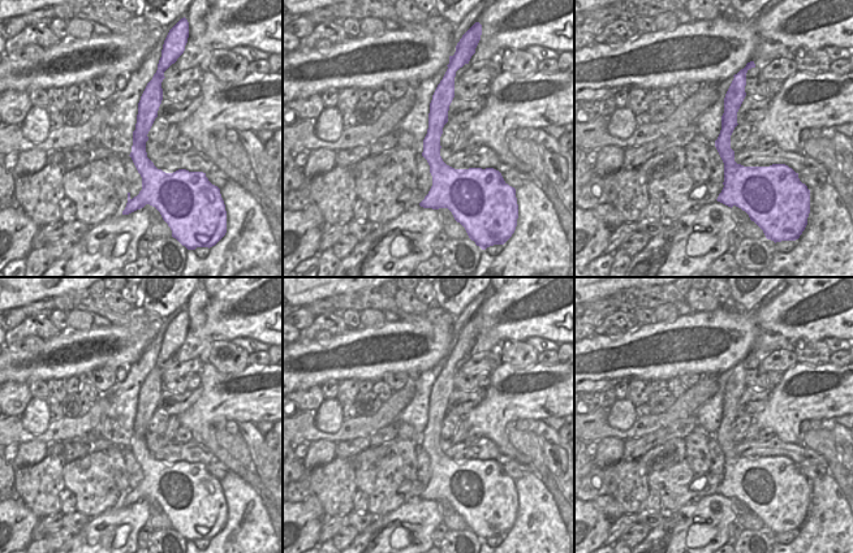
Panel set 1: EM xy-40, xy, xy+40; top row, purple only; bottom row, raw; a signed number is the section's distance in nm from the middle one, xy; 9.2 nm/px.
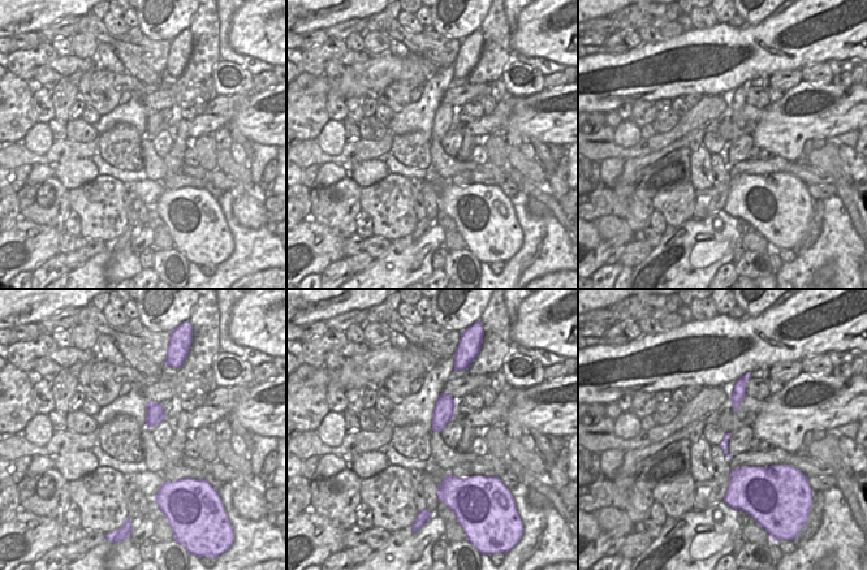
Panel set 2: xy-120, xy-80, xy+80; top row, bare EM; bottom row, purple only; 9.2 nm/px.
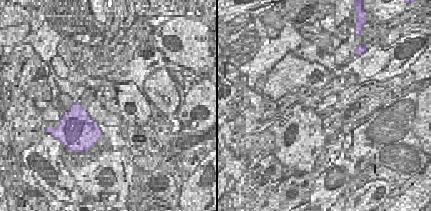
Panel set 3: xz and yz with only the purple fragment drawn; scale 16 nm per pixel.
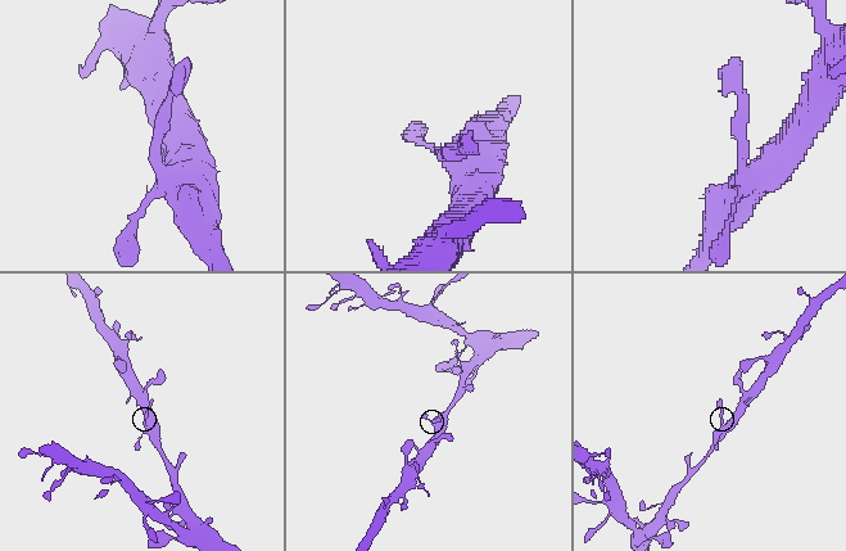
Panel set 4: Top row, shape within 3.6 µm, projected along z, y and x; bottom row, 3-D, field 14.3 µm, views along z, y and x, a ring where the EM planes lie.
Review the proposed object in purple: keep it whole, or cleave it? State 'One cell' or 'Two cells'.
One cell.

